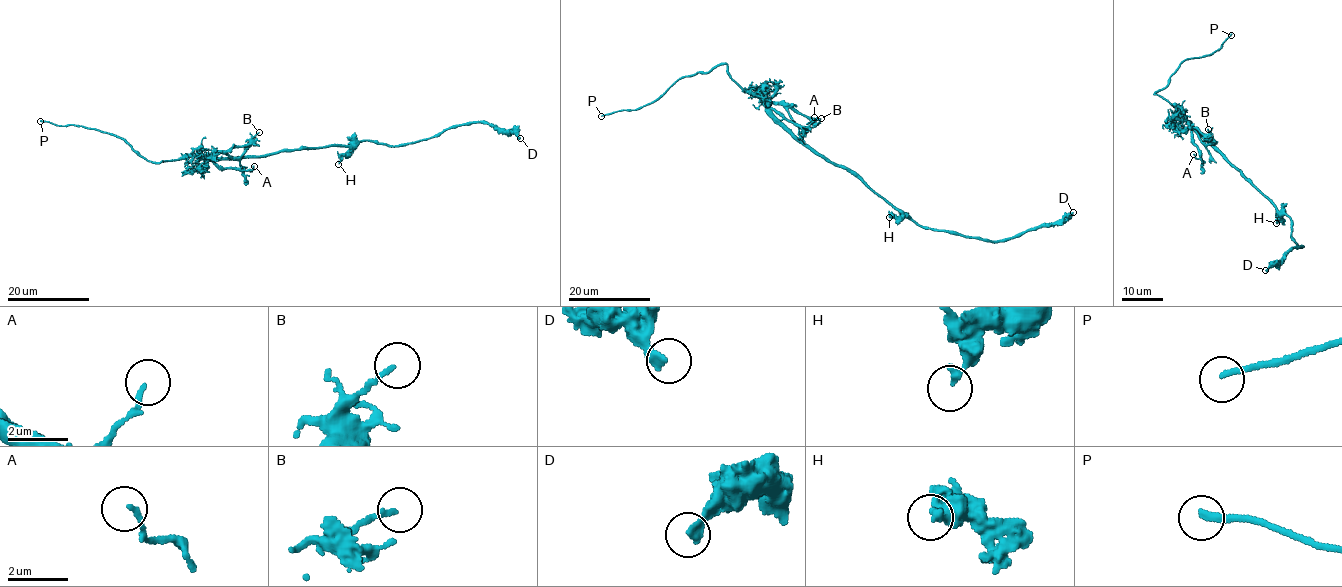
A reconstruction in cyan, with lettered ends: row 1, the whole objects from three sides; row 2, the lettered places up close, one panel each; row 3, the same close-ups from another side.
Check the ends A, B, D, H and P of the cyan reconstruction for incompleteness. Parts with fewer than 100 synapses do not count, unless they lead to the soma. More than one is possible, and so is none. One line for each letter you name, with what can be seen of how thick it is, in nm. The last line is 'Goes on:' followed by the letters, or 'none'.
P: calibre 200 nm
Goes on: P

